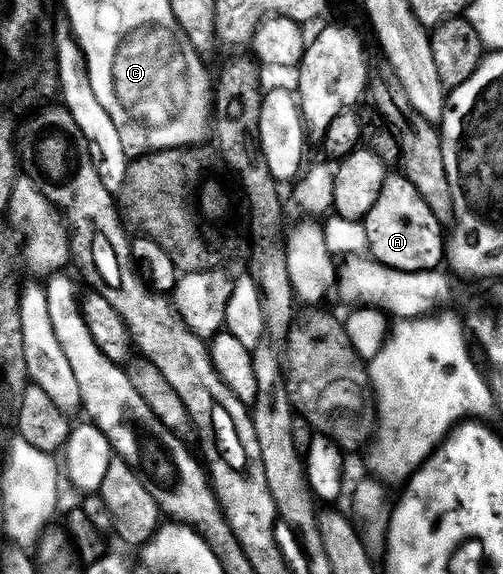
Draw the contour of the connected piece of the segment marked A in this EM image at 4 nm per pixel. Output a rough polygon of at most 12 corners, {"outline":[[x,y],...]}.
{"outline":[[404,174],[386,175],[363,221],[367,252],[436,272],[443,226]]}

